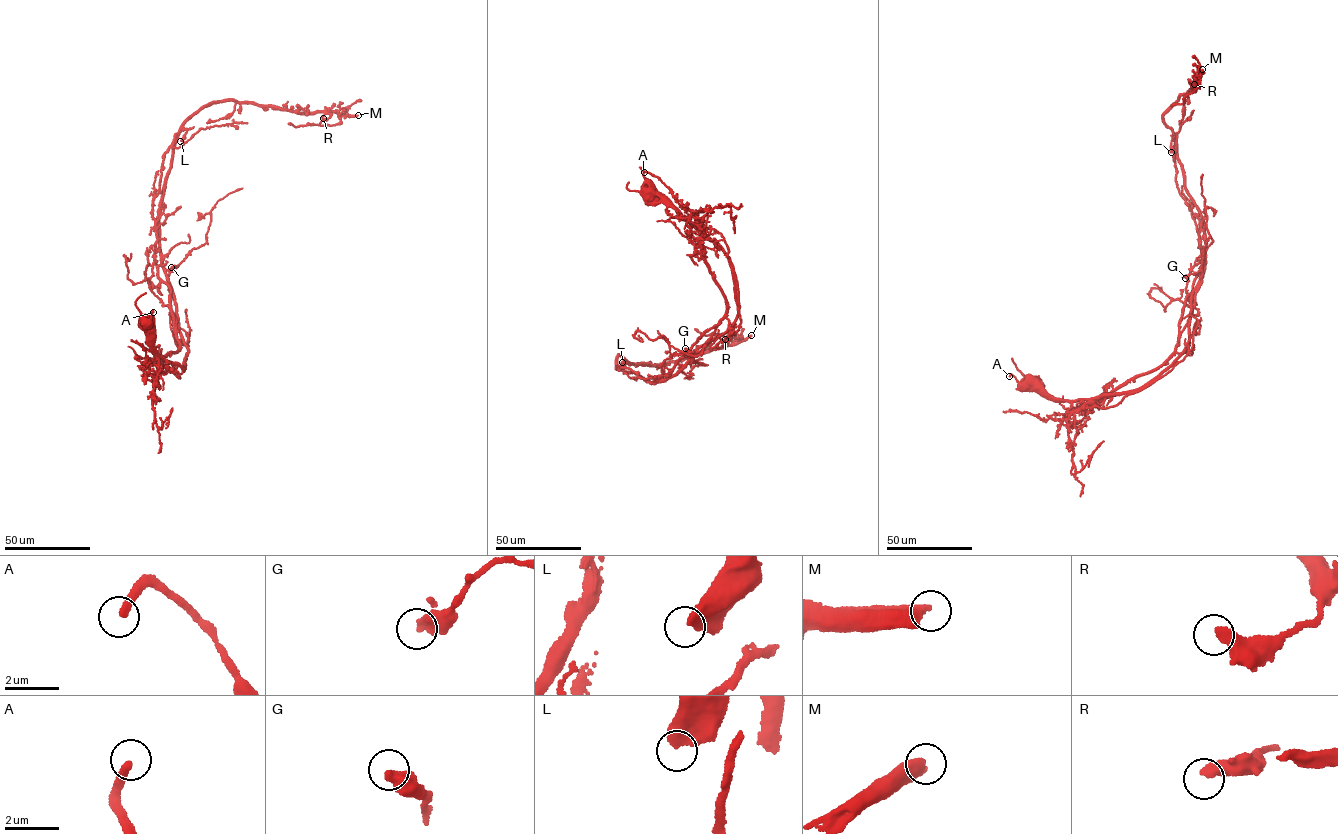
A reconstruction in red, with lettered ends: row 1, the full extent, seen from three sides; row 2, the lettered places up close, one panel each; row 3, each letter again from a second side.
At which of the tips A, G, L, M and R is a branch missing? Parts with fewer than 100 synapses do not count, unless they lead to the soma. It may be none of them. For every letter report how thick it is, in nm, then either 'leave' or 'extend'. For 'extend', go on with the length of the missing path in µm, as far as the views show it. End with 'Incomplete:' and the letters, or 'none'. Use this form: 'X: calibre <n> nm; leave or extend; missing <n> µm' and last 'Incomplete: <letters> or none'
A: calibre 320 nm; leave
G: calibre 460 nm; leave
L: calibre 500 nm; leave
M: calibre 440 nm; extend; missing 190 µm
R: calibre 460 nm; leave
Incomplete: M

